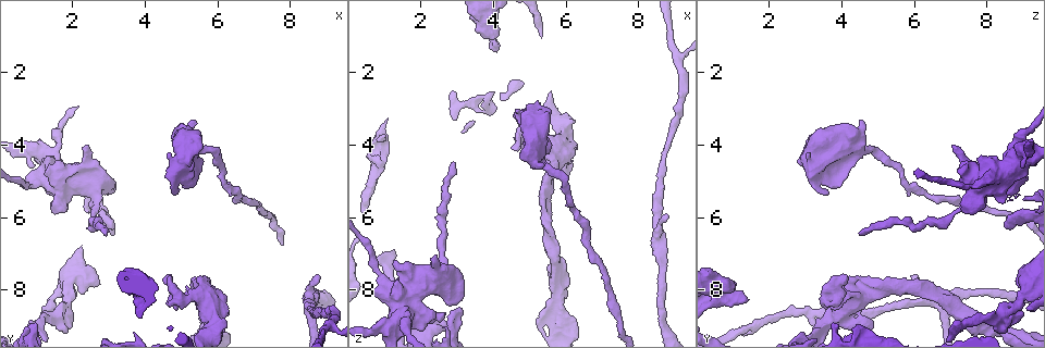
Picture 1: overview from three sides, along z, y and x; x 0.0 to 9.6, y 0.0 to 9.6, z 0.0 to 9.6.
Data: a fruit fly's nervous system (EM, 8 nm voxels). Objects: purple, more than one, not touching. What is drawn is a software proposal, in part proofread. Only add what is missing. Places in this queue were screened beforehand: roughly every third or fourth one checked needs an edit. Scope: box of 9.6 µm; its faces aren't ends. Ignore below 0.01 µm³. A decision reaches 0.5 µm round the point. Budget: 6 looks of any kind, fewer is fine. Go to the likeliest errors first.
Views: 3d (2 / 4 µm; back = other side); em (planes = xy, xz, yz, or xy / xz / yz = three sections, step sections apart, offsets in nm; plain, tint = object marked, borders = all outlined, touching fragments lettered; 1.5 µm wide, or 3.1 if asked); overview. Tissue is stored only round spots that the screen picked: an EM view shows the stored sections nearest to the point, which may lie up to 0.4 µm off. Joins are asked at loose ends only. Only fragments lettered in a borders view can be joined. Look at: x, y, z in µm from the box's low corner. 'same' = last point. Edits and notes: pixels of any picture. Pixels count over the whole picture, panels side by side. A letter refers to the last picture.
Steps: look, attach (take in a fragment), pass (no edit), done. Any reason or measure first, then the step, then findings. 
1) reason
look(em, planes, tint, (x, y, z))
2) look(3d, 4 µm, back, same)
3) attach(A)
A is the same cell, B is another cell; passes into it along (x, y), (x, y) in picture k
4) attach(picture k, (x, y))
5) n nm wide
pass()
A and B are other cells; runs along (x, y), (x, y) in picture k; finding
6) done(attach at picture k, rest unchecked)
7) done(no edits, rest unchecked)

long arm stops here
look(em, planes, borders, (2.90, 6.40, 4.50))

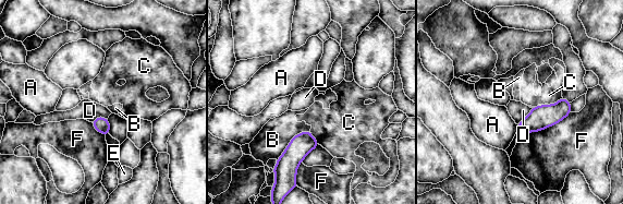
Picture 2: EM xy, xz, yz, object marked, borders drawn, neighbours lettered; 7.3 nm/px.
F touches over 400 nm
pass()
A, B, C, D, E and F are other cells; none of them fits

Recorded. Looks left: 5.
an open end
look(3d, 2 µm, (1.00, 8.95, 3.80))

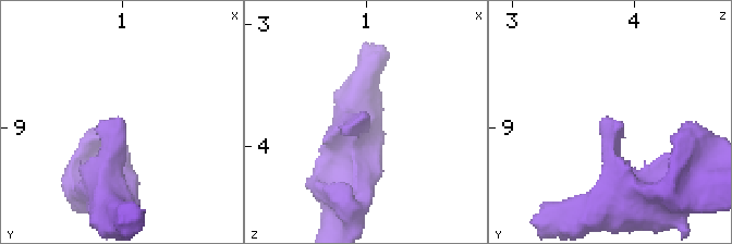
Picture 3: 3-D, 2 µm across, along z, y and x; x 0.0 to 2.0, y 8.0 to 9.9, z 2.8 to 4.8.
look(em, planes, borders, (0.92, 8.92, 3.78))

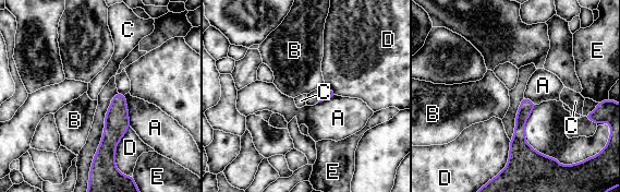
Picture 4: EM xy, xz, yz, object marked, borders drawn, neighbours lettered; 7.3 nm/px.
pass()
A, B, C, D and E are other cells; runs along (119, 96), (107, 162) in picture 4; none of them fits

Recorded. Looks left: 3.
branch stops here
look(em, planes, borders, (3.15, 6.20, 8.45))

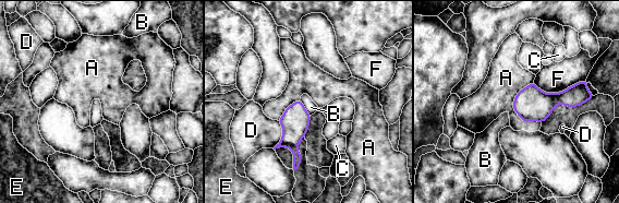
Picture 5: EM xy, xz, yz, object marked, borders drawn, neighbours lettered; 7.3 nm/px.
pass()
A, B, C, D, E and F are other cells; border along (300, 99), (311, 115) in picture 5; none of them fits

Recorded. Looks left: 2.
done(no edits, rest unchecked)

